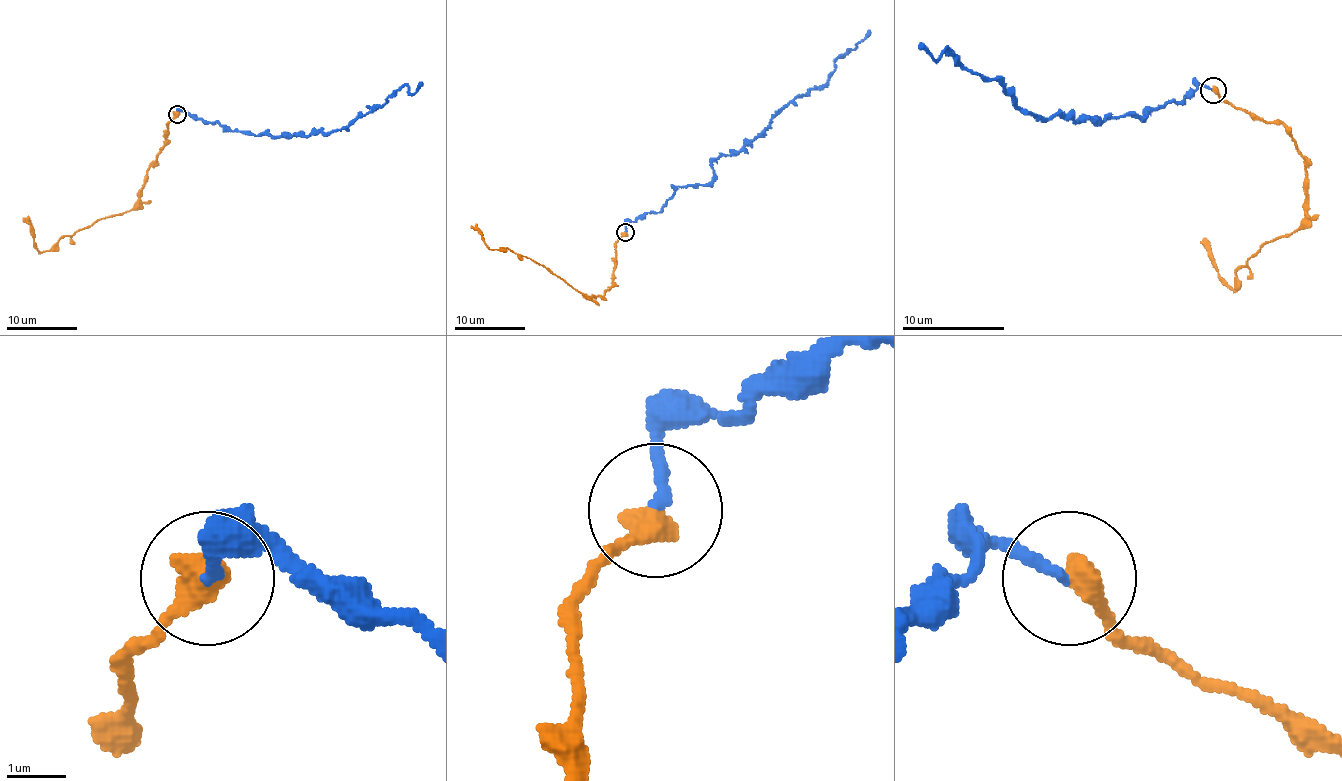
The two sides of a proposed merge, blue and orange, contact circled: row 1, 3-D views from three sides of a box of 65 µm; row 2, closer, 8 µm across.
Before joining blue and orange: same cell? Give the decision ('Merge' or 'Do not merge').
Merge

